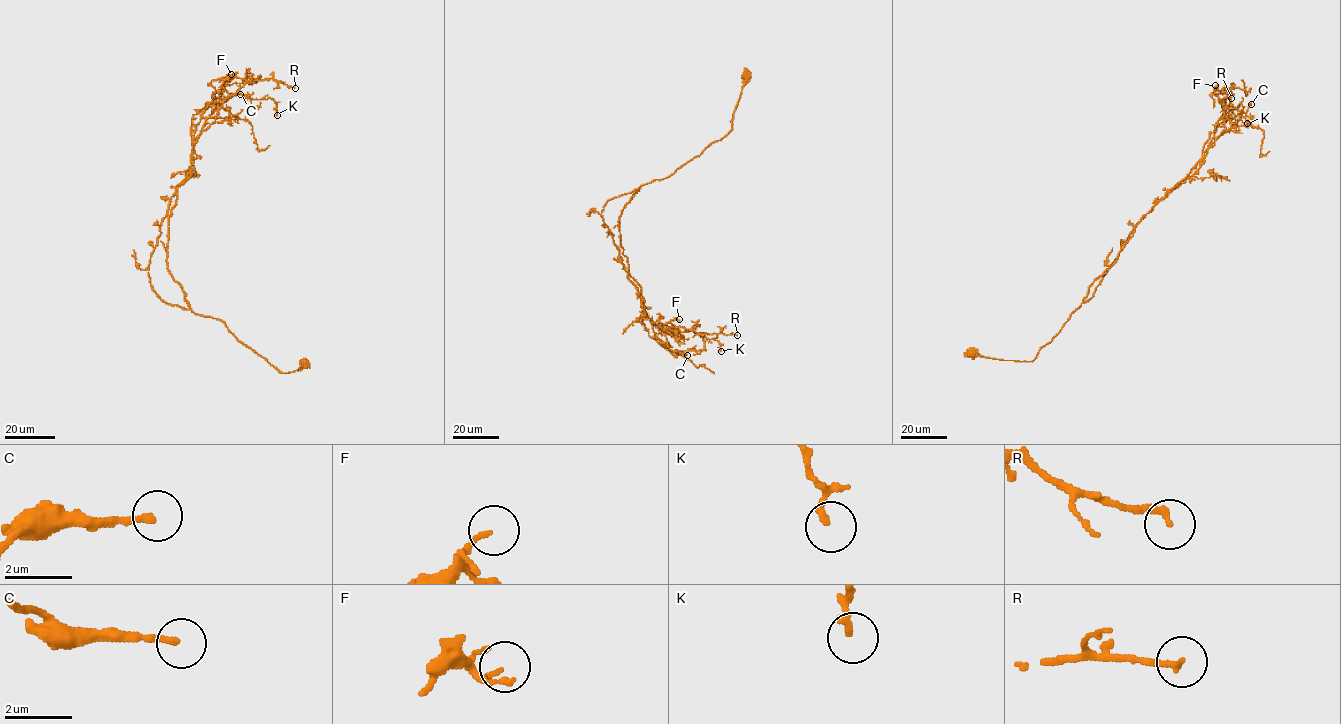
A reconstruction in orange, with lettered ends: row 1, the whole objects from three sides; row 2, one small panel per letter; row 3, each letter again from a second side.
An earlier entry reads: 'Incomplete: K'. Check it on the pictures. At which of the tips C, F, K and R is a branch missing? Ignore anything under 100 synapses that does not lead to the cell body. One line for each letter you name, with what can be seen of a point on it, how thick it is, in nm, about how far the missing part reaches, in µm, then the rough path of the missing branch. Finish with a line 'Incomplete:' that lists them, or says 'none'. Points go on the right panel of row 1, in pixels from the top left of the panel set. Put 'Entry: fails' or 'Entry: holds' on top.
Entry: fails
Incomplete: none

